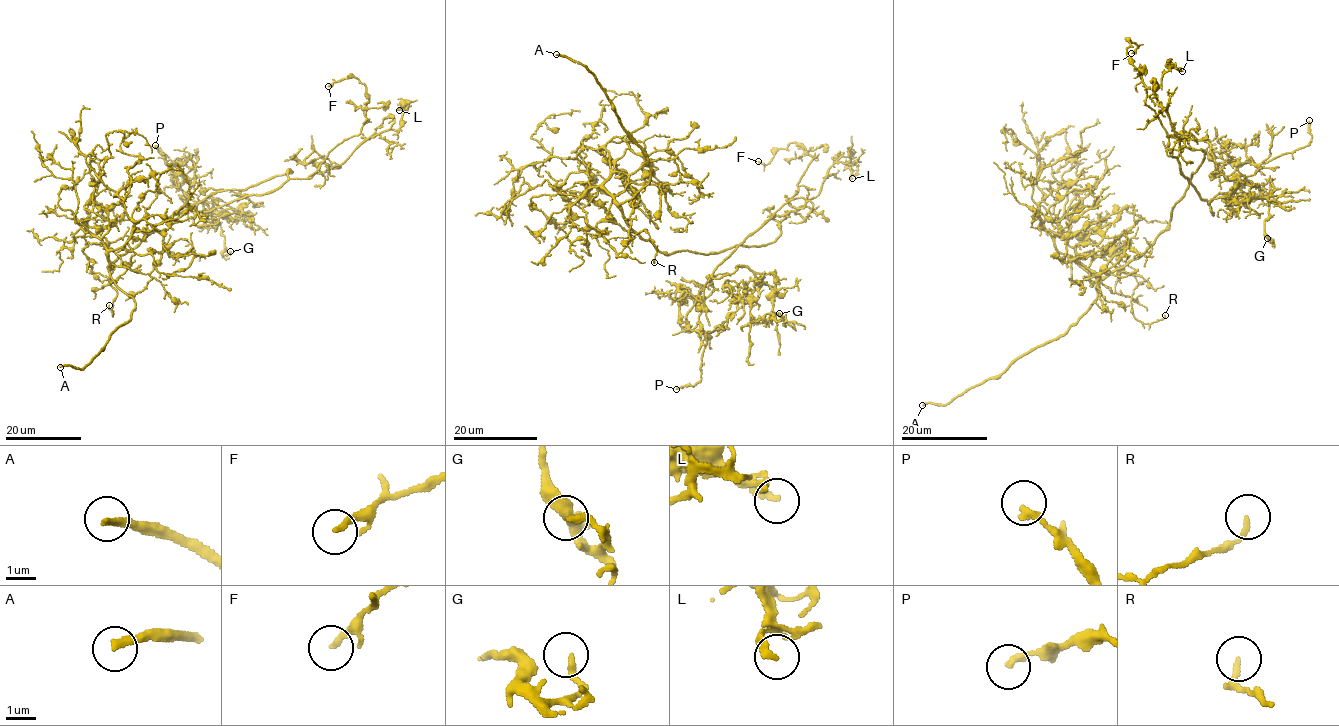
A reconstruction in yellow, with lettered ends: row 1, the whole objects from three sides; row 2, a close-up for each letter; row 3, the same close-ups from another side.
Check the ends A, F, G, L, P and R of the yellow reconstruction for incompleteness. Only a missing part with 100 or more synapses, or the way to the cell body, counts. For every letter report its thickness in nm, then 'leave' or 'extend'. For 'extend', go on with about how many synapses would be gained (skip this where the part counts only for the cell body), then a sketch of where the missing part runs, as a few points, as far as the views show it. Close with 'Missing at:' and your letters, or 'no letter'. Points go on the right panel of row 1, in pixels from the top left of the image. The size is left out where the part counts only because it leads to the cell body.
A: 240 nm thick; extend
F: 180 nm thick; leave
G: 220 nm thick; leave
L: 240 nm thick; leave
P: 200 nm thick; leave
R: 170 nm thick; leave
Missing at: A

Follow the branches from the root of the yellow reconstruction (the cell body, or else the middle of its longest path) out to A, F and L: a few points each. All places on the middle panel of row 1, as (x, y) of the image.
A: (702, 254), (661, 253), (632, 231), (620, 205), (649, 182), (648, 161), (592, 73), (556, 54)
F: (702, 254), (774, 241), (781, 232), (774, 214), (796, 194), (815, 156), (795, 142), (766, 164), (758, 161)
L: (702, 254), (774, 241), (781, 232), (774, 214), (796, 198), (814, 198), (831, 167), (851, 151), (852, 178)

